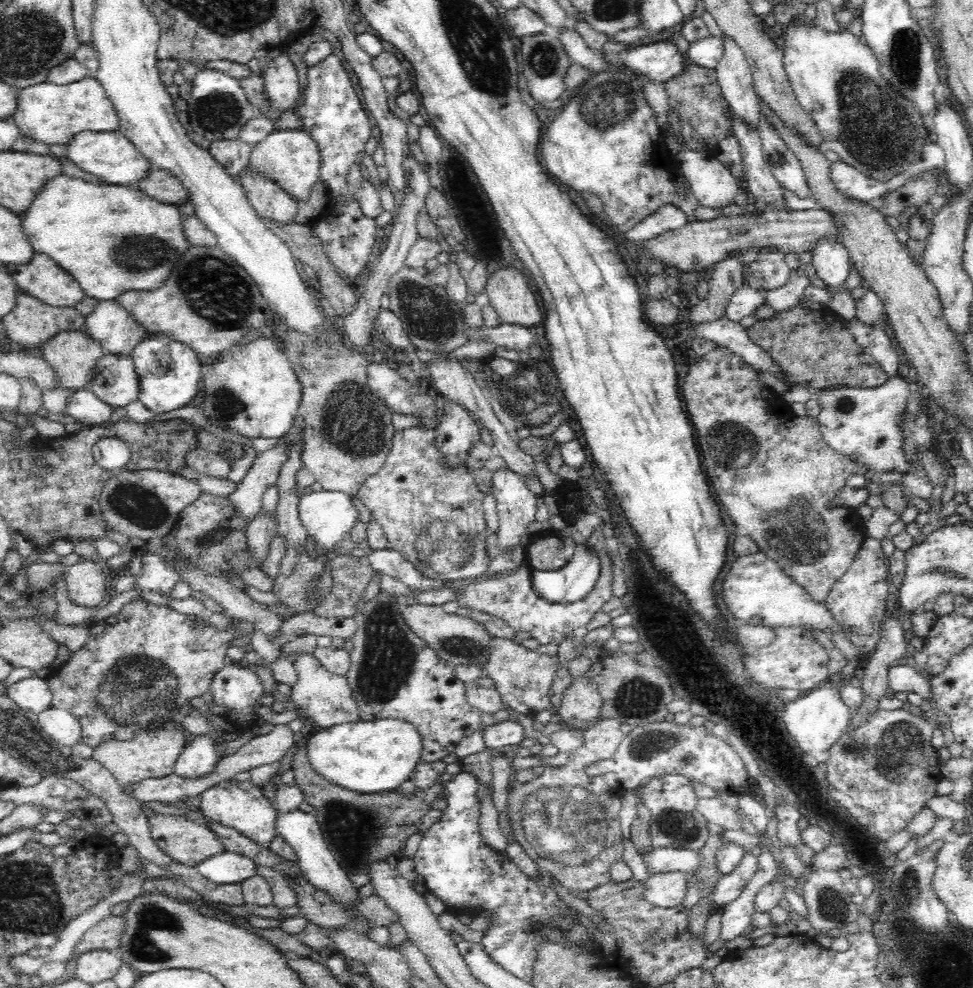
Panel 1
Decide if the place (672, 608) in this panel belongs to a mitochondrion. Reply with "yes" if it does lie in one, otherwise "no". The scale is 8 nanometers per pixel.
no

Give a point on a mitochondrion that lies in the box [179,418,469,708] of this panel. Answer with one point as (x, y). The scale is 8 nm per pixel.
(388, 659)

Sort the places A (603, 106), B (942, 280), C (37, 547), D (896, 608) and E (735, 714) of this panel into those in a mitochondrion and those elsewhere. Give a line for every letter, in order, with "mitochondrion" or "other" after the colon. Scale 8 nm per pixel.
A: mitochondrion
B: other
C: other
D: other
E: mitochondrion

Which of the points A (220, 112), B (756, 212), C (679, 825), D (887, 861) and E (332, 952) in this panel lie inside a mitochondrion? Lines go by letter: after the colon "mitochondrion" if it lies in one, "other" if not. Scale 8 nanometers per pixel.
A: mitochondrion
B: other
C: mitochondrion
D: other
E: other

